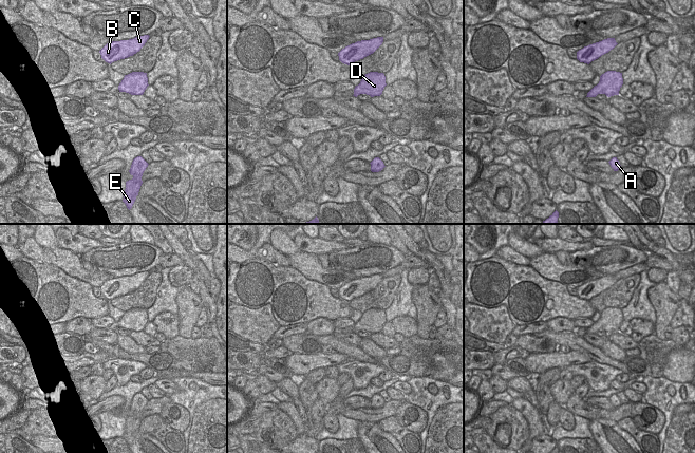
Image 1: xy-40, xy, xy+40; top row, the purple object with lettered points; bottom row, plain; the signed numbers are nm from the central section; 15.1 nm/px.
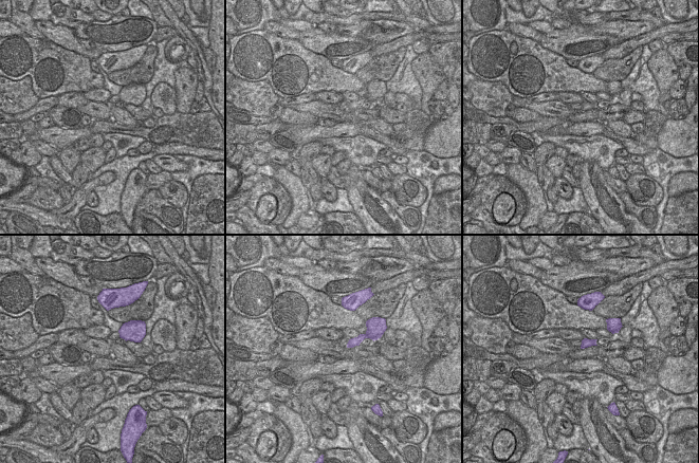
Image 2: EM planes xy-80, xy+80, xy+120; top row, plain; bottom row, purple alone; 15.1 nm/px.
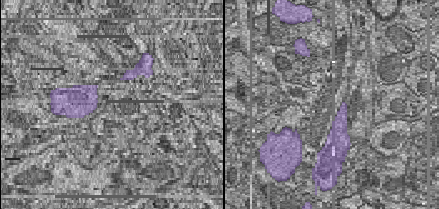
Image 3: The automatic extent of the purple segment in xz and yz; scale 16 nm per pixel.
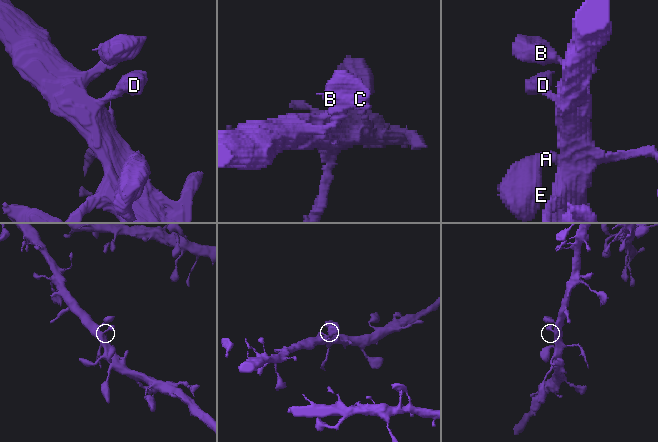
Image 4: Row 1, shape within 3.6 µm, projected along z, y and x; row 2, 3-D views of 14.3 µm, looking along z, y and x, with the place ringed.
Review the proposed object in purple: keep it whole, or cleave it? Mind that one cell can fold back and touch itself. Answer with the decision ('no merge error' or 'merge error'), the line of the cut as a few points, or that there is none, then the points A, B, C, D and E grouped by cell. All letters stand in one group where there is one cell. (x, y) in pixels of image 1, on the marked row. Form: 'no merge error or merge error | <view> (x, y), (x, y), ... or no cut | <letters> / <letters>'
no merge error | no cut | A B C D E

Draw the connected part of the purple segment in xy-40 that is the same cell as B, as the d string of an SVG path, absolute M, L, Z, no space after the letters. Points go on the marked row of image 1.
M144 35L129 40L111 41L99 53L101 58L111 64L114 61L128 58L139 52L149 37L149 35Z

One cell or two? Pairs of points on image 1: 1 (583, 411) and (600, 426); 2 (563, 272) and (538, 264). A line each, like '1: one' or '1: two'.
1: two
2: one

